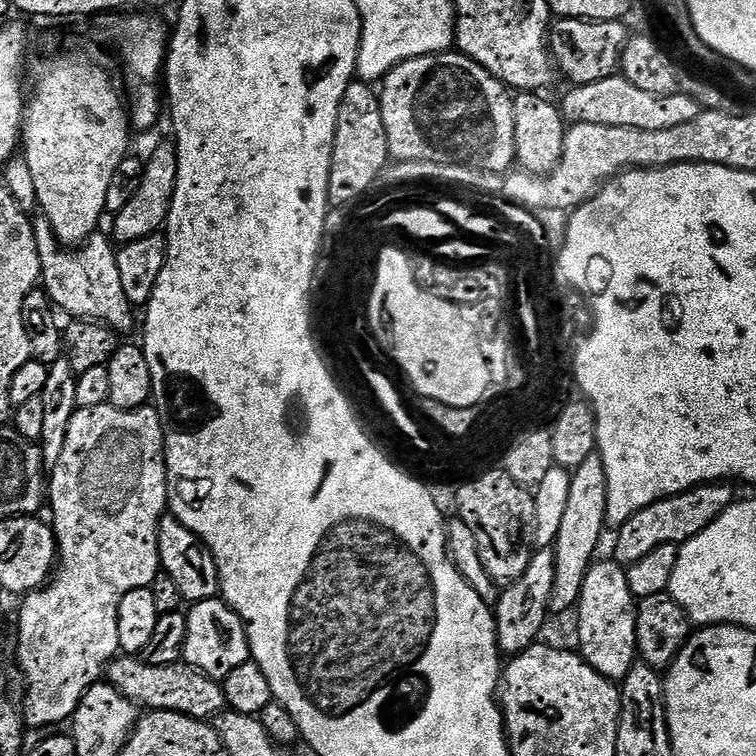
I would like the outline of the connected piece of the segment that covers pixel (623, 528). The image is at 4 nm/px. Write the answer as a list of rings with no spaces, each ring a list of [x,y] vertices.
[[[728,482],[700,484],[697,488],[686,490],[677,496],[667,496],[665,500],[655,500],[650,506],[638,510],[624,524],[615,529],[616,545],[611,555],[617,564],[627,566],[642,562],[650,550],[658,550],[663,544],[685,544],[694,534],[702,534],[714,518],[718,518],[734,503],[733,485]]]

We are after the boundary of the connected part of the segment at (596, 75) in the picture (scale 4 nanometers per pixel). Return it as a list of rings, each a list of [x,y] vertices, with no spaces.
[[[560,18],[550,28],[550,51],[559,75],[569,76],[573,85],[602,82],[602,78],[617,75],[620,55],[630,39],[623,19],[569,20]]]

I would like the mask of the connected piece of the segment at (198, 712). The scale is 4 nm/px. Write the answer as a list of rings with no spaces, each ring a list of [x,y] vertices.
[[[120,654],[108,665],[106,680],[144,710],[180,712],[184,716],[208,722],[226,708],[223,683],[211,680],[206,674],[183,662],[170,666],[150,666],[135,655]]]

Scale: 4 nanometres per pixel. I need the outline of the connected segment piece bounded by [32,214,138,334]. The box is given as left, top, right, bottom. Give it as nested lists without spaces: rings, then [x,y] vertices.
[[[43,214],[37,215],[37,217],[35,217],[32,229],[34,230],[34,242],[38,246],[42,287],[52,300],[53,305],[61,313],[69,312],[69,317],[77,320],[96,320],[98,323],[106,325],[107,328],[113,328],[118,334],[125,334],[124,332],[130,331],[135,324],[137,327],[138,316],[132,313],[135,312],[134,306],[126,298],[126,294],[122,290],[122,277],[118,271],[118,258],[116,257],[117,249],[112,248],[113,241],[111,239],[108,241],[103,234],[89,236],[83,244],[73,251],[76,253],[71,256],[68,253],[71,251],[65,250],[60,239],[54,234],[48,217]]]

